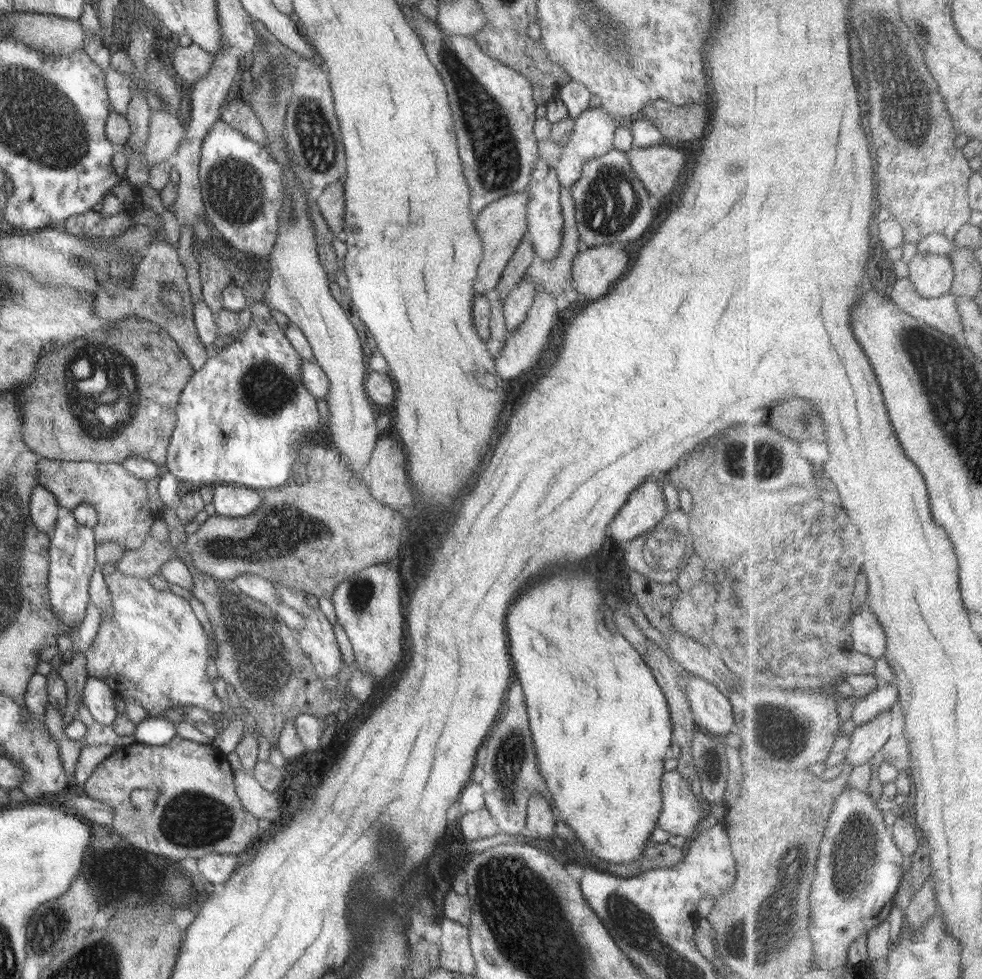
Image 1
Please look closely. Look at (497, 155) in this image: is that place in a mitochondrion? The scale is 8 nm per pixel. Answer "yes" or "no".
yes

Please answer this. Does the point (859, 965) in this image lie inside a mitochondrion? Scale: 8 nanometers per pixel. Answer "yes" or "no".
no

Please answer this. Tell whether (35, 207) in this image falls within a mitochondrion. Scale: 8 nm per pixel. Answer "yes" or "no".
no

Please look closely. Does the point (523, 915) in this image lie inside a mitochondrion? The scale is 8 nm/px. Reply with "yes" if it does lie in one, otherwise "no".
yes

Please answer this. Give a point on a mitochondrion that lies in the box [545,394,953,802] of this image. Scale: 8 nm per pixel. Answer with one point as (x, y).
(762, 463)

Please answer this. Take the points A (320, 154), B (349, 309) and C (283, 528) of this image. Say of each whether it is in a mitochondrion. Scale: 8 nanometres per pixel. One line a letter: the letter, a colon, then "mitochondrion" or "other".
A: mitochondrion
B: other
C: mitochondrion

